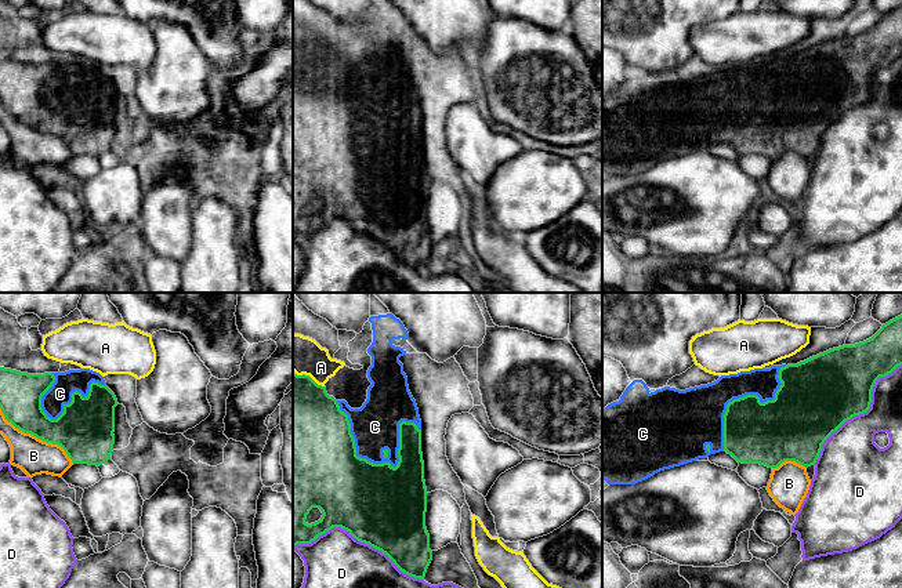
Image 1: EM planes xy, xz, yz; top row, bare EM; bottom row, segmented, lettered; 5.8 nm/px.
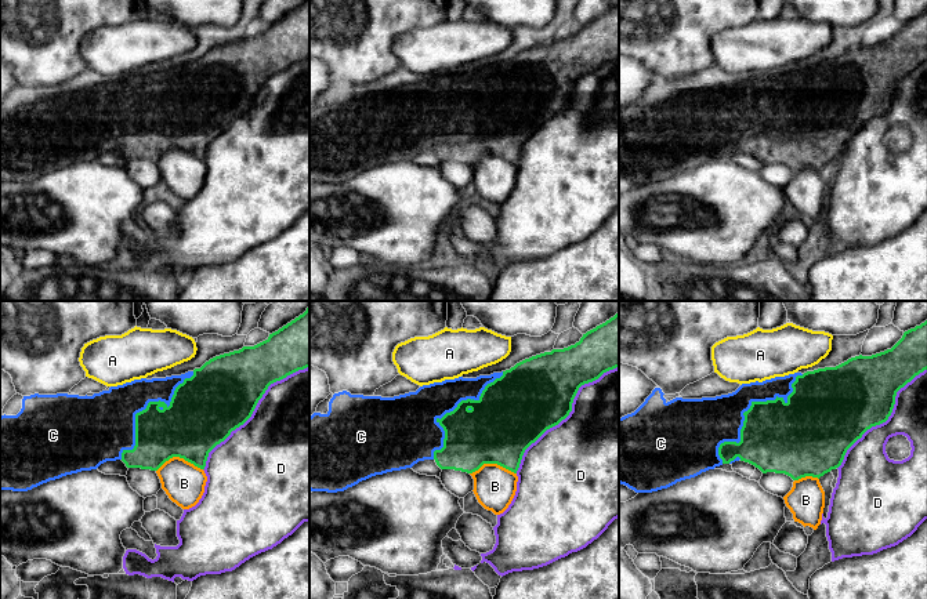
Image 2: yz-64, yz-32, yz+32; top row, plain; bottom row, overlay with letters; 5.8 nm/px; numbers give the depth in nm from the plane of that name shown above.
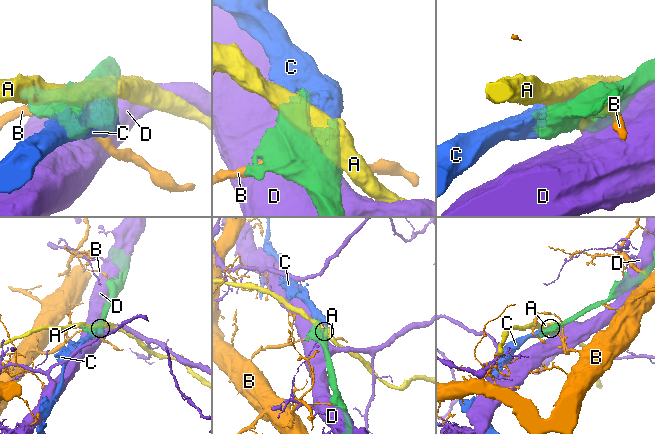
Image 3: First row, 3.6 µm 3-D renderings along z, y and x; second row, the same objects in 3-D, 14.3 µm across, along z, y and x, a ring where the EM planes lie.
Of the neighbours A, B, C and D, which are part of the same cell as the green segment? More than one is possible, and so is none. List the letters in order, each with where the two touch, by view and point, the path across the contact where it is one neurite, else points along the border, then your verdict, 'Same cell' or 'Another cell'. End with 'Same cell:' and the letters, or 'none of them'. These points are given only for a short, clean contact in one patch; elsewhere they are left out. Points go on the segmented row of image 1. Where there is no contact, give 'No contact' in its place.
A: Touches green at xz (308, 376). Another cell
B: Touches green at xy (36, 436). Another cell
C: Touches green at xz (354, 446). Same cell
D: Touches green at xz (358, 540). Another cell
Same cell: C

